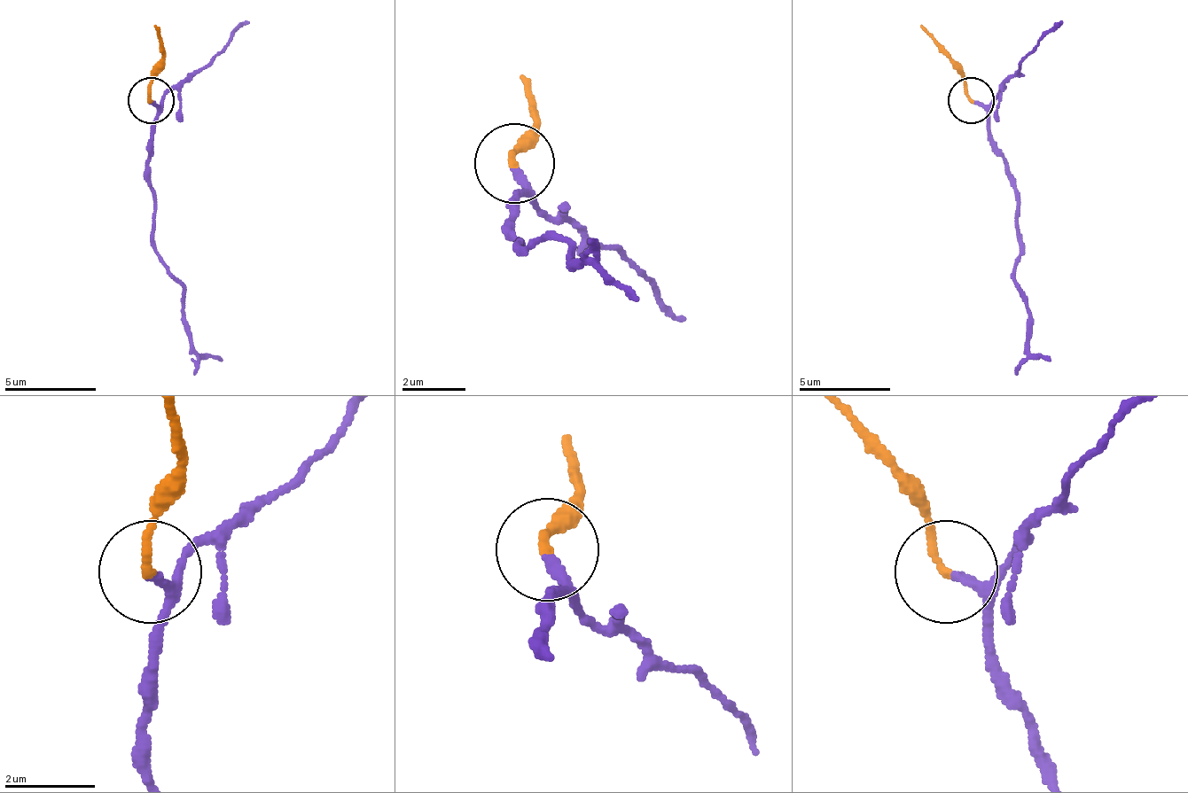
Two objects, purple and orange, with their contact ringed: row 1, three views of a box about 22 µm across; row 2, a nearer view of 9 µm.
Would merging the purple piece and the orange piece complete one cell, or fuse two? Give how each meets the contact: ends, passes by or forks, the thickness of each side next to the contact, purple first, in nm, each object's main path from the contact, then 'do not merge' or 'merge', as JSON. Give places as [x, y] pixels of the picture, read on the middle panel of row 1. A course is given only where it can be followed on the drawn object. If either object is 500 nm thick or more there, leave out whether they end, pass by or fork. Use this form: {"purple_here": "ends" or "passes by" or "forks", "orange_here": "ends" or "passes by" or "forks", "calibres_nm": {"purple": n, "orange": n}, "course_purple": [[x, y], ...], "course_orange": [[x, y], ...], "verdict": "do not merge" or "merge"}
{"purple_here": "passes by", "orange_here": "ends", "calibres_nm": {"purple": 150, "orange": 190}, "course_purple": [[516, 166], [524, 190], [516, 198], [524, 245], [516, 245], [572, 245], [580, 261], [604, 269], [636, 301]], "course_orange": [[516, 166], [516, 150], [532, 126], [524, 78]], "verdict": "merge"}

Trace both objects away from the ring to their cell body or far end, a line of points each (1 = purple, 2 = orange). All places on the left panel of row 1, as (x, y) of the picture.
1: (152, 102), (156, 111), (152, 148), (156, 203), (152, 244), (183, 291), (188, 341), (202, 354), (221, 360)
2: (152, 102), (152, 69), (160, 56), (156, 23)

